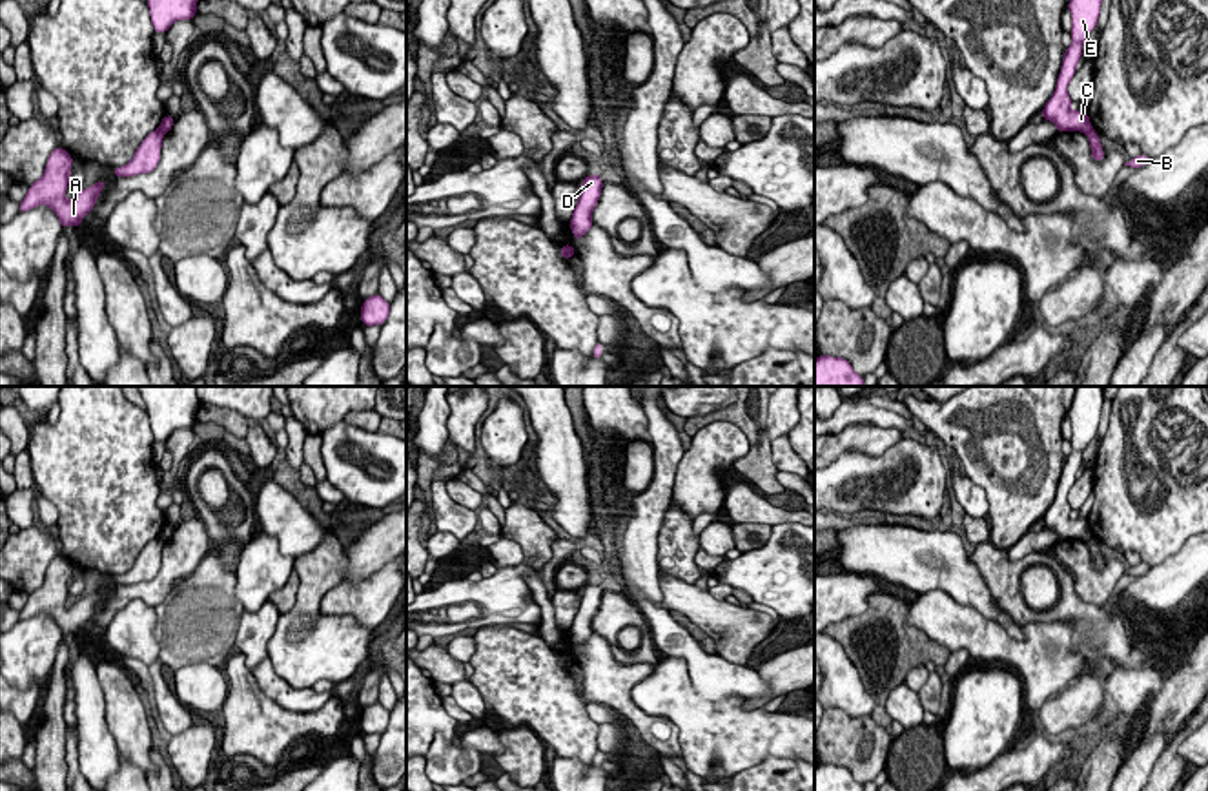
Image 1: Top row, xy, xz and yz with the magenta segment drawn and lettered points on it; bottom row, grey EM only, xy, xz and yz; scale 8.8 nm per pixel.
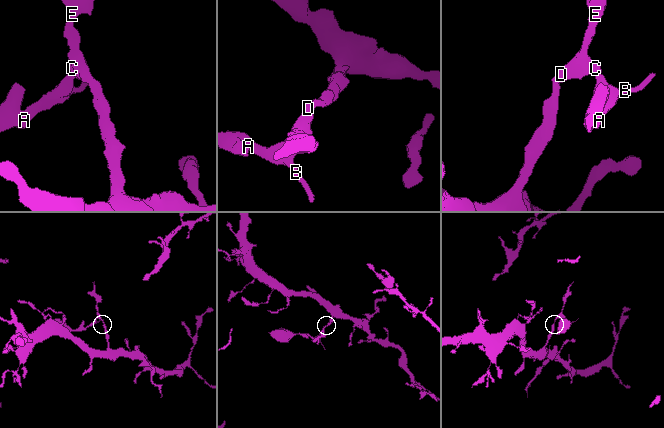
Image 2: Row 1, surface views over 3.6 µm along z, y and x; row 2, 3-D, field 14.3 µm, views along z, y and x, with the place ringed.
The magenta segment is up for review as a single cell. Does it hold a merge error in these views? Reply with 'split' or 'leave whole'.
split

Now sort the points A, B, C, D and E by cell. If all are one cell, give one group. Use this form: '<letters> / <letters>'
A B / C D E

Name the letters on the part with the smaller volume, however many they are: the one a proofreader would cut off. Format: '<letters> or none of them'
A, B

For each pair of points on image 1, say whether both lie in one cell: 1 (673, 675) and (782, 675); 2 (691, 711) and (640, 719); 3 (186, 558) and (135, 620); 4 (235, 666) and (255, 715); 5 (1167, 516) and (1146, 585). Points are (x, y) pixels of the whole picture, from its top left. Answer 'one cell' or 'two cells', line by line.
1: two cells
2: two cells
3: two cells
4: one cell
5: two cells

